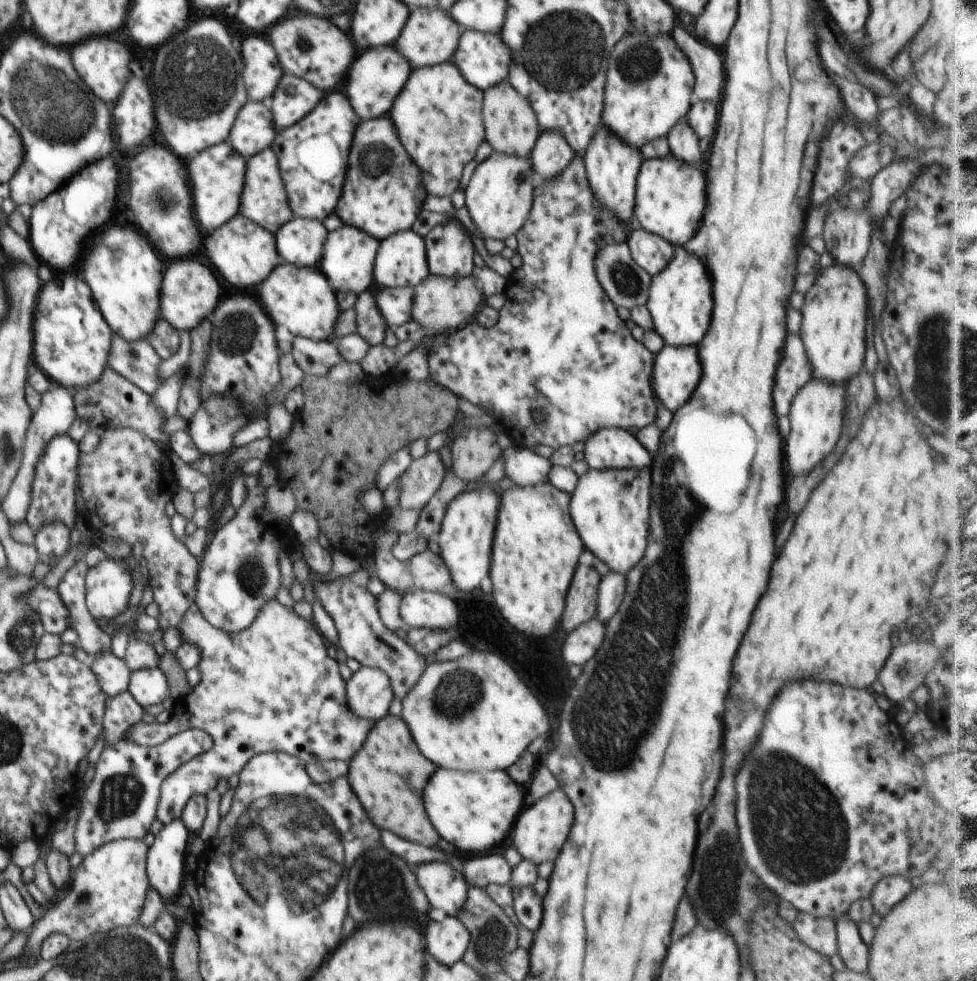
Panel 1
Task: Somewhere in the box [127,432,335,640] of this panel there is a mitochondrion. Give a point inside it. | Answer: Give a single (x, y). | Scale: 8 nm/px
(253, 574)

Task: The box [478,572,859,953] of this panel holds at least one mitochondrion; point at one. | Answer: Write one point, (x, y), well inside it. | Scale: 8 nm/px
(785, 852)

